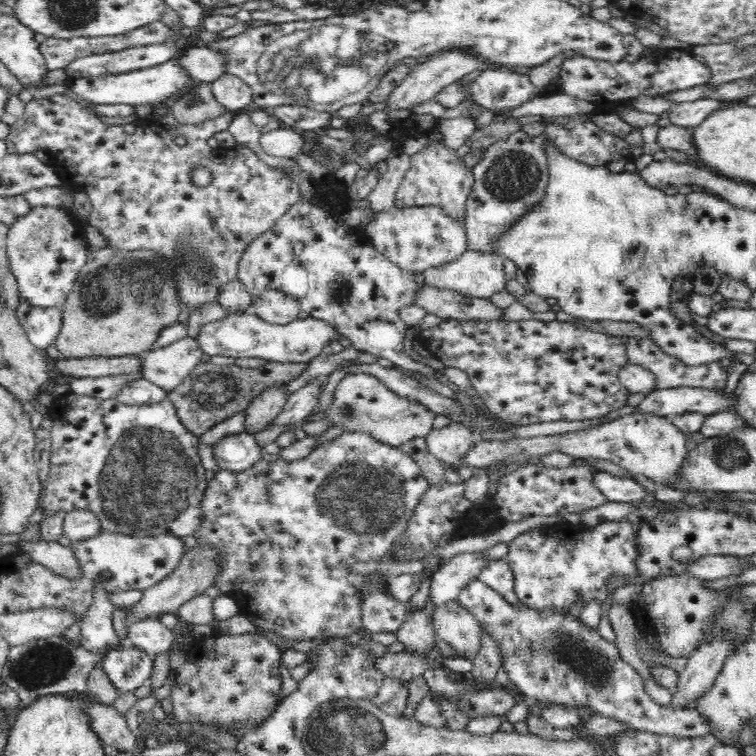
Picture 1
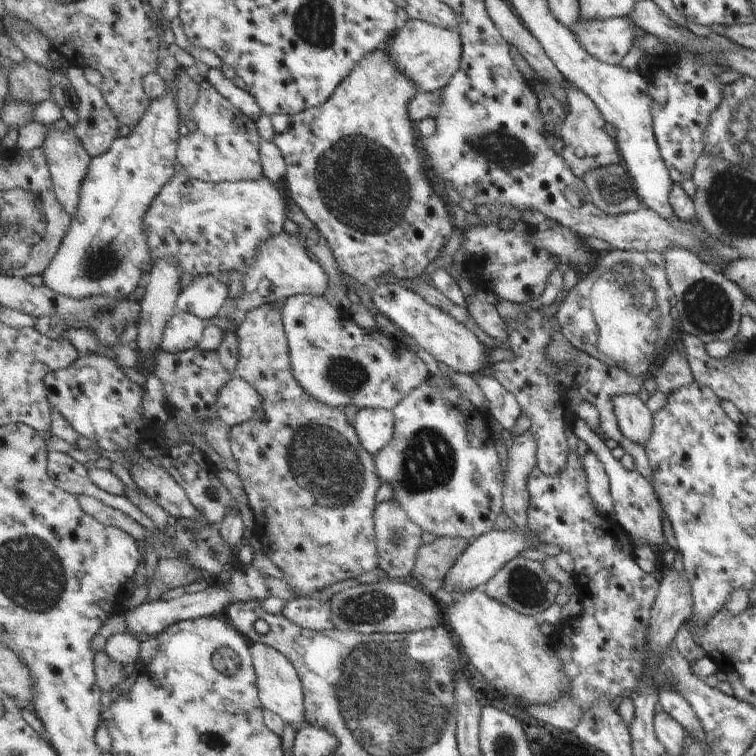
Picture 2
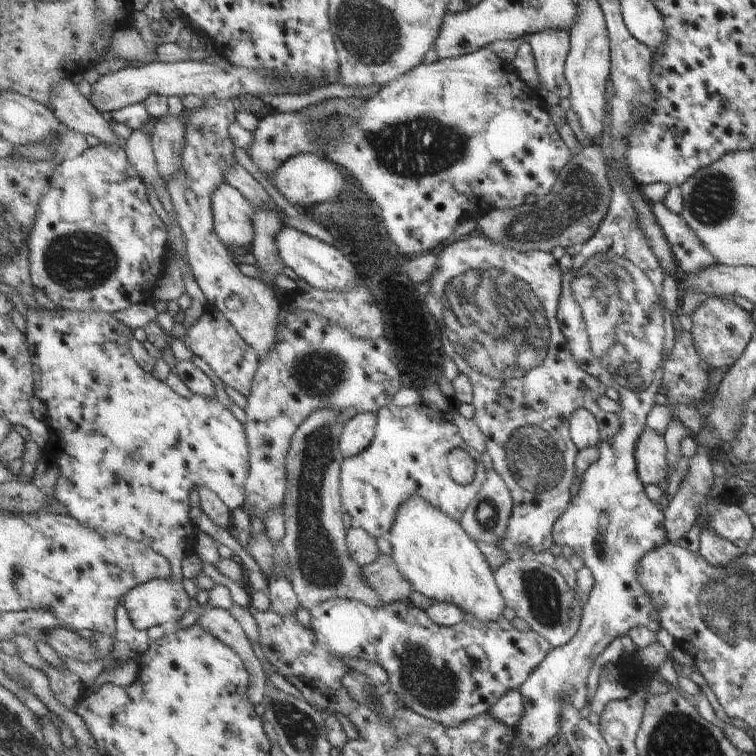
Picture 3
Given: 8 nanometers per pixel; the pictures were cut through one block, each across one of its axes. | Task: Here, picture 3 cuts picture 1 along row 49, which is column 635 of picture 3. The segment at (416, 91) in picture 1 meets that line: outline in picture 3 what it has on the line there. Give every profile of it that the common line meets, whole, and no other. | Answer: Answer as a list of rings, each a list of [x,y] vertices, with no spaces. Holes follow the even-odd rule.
[[[649,426],[643,430],[635,460],[638,460],[639,480],[642,480],[644,485],[655,484],[659,487],[659,484],[668,478],[665,444],[663,436],[657,434],[657,430]]]

